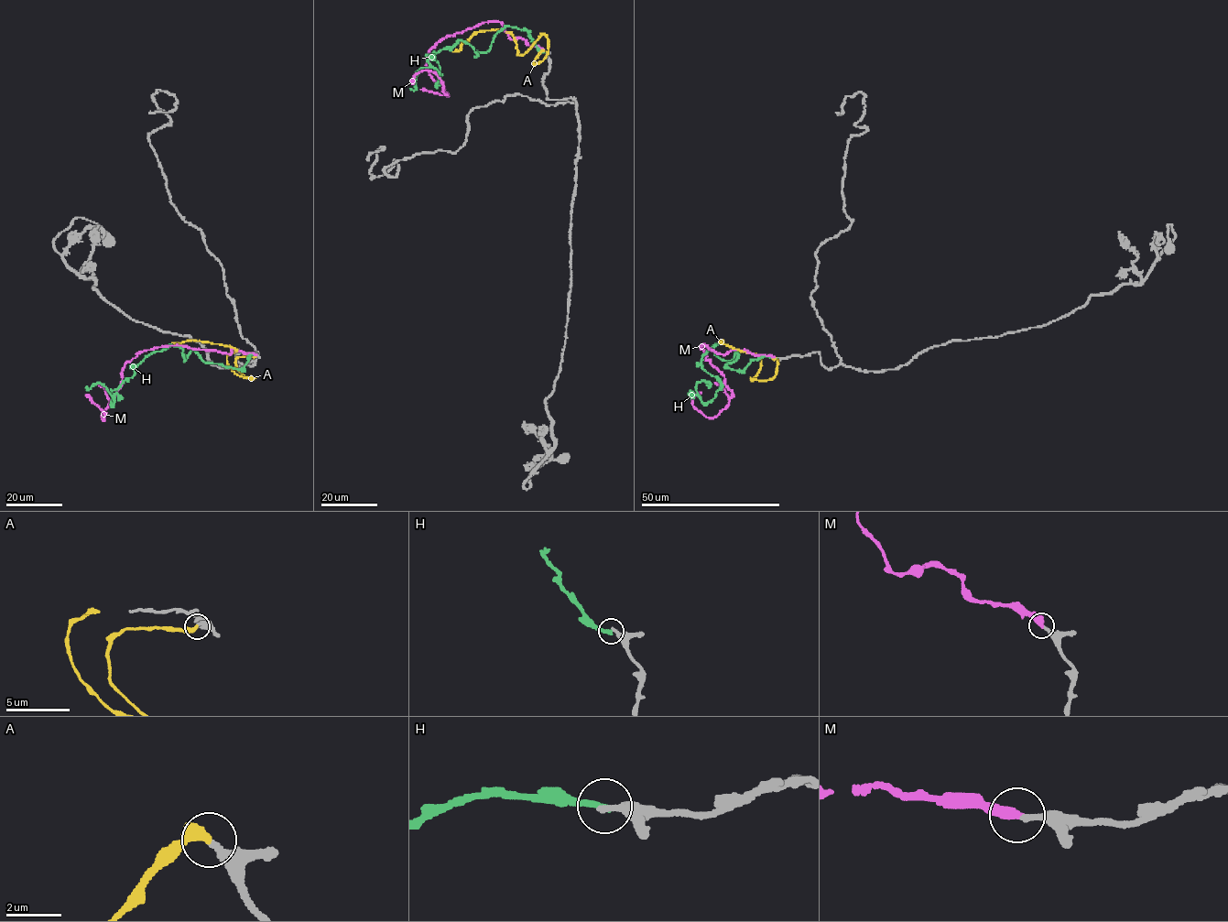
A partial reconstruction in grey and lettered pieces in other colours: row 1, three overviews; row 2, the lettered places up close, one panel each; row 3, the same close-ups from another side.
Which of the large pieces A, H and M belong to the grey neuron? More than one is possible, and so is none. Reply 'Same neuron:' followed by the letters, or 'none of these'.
Same neuron: A

